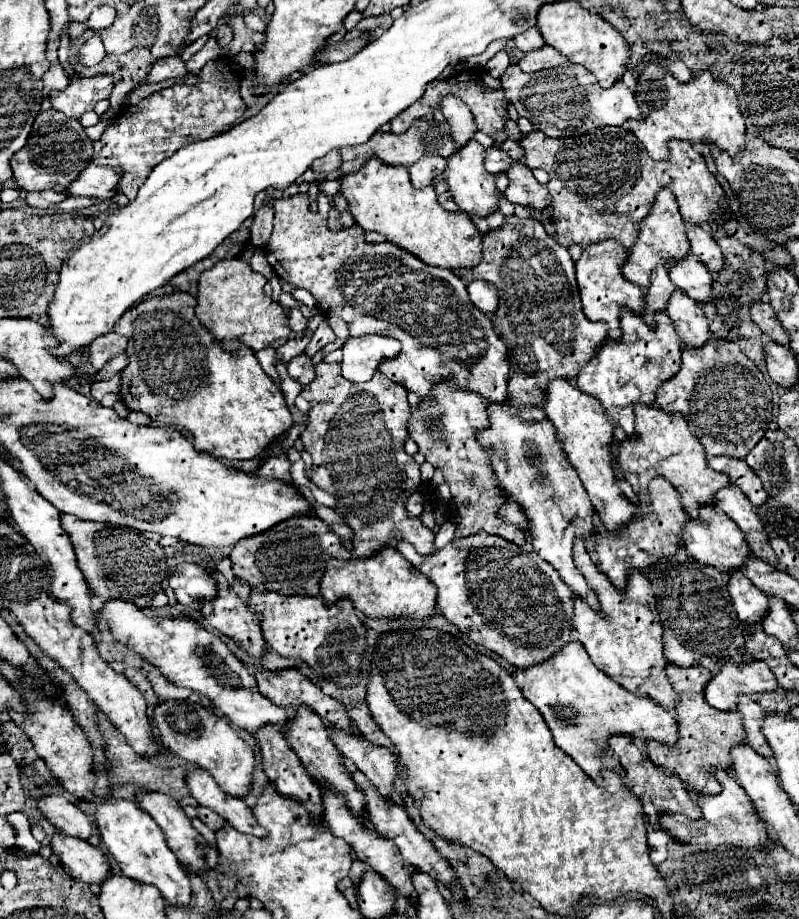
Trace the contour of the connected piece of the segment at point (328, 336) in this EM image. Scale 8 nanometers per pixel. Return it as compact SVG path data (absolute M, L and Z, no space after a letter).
M323 320L323 322L317 326L317 330L313 332L313 336L311 336L311 340L309 340L307 348L305 348L305 354L307 354L307 352L313 352L313 356L315 356L327 342L333 342L333 340L335 340L335 334L333 334L331 326L327 324L327 320Z

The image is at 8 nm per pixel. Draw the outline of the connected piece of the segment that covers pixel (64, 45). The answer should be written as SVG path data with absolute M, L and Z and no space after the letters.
M69 22L64 26L61 32L61 42L59 46L59 64L65 68L65 72L73 72L73 66L71 66L71 62L69 62L69 46L71 46L71 42L69 42L69 37L67 36L67 28L69 27Z

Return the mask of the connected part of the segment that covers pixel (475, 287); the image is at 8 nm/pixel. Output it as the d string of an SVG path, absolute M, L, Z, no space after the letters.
M473 280L467 284L467 292L471 302L485 314L493 314L497 308L497 290L491 286L491 282L485 280Z

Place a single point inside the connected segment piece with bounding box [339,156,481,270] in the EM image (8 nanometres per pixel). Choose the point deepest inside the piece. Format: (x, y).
(380, 197)

